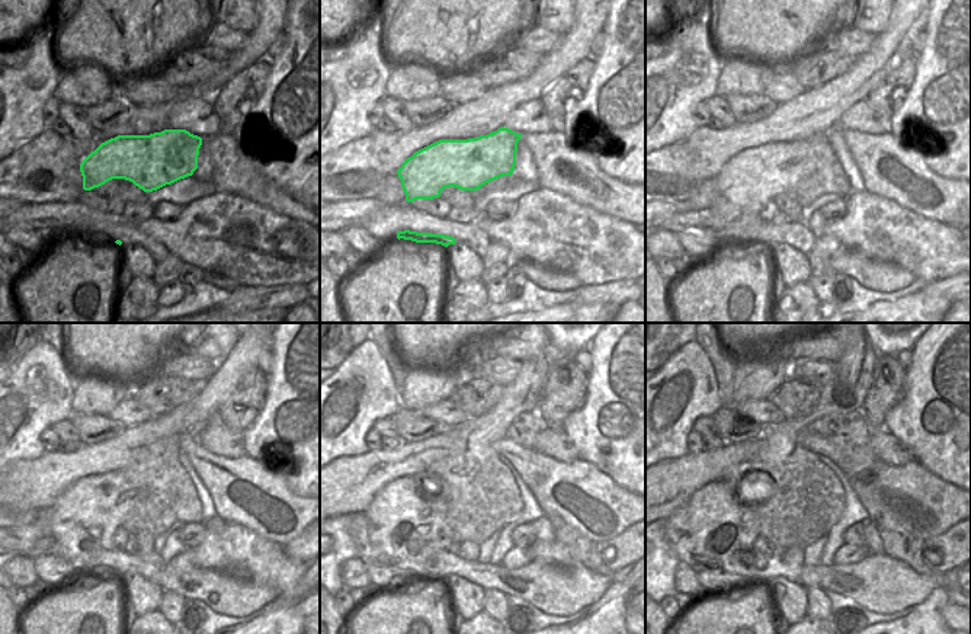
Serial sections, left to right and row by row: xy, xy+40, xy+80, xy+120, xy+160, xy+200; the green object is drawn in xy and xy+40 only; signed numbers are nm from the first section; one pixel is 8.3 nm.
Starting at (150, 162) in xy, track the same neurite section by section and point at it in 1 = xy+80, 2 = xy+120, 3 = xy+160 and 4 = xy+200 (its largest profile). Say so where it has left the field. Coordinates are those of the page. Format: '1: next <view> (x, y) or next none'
1: next xy+80 (750, 179)
2: next xy+120 (86, 515)
3: next xy+160 (403, 527)
4: next xy+200 (714, 530)

